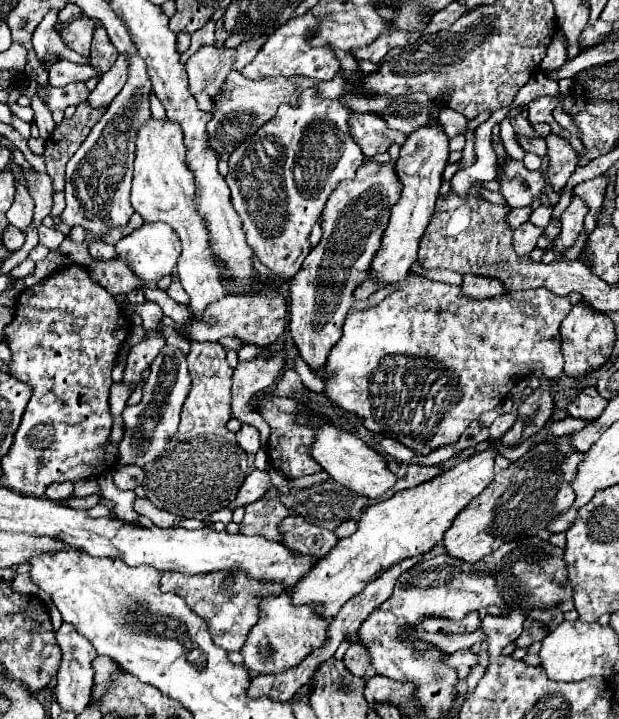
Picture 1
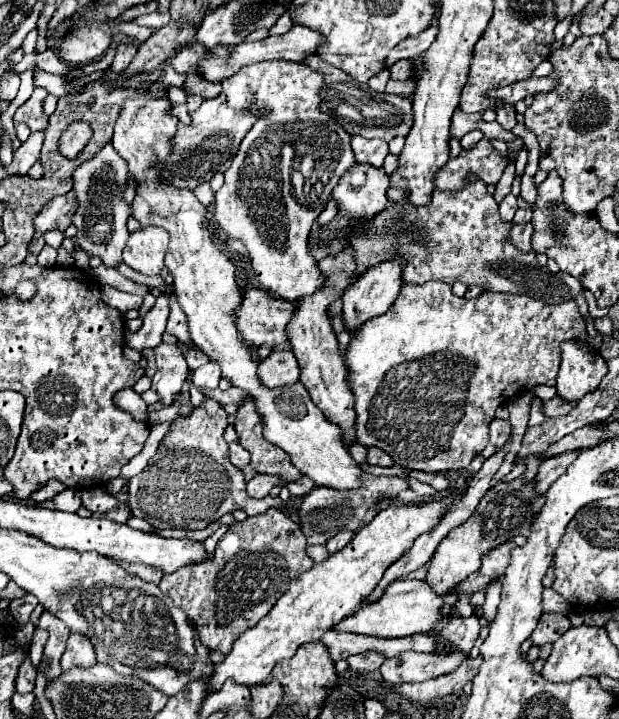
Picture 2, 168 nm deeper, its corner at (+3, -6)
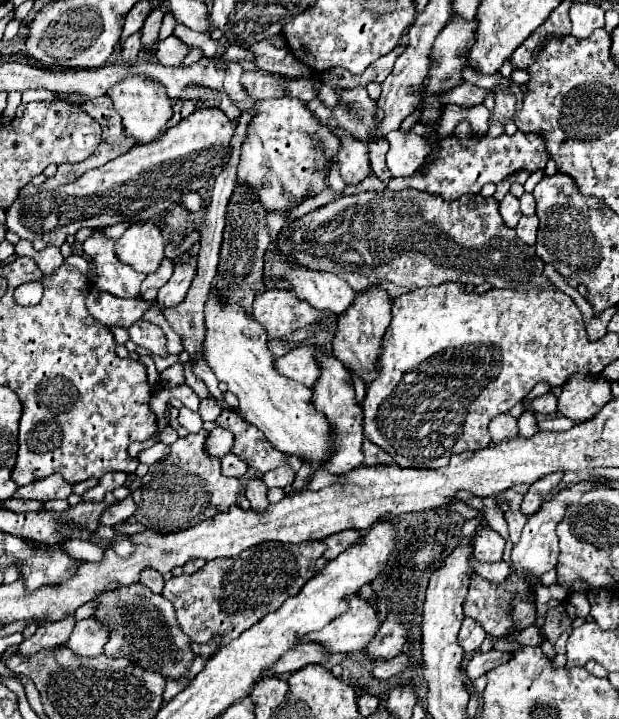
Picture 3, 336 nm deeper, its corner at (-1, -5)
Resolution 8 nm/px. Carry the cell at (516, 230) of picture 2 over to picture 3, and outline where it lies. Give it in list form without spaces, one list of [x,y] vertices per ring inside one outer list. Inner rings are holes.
[[[522,217],[520,223],[516,225],[516,235],[526,243],[526,245],[534,245],[536,241],[536,231],[538,231],[538,217]]]

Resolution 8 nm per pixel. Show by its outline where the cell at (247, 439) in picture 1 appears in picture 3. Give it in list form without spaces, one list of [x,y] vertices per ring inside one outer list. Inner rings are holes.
[[[226,453],[222,459],[222,475],[226,477],[242,477],[248,471],[248,465],[244,459],[238,459],[234,453]]]

